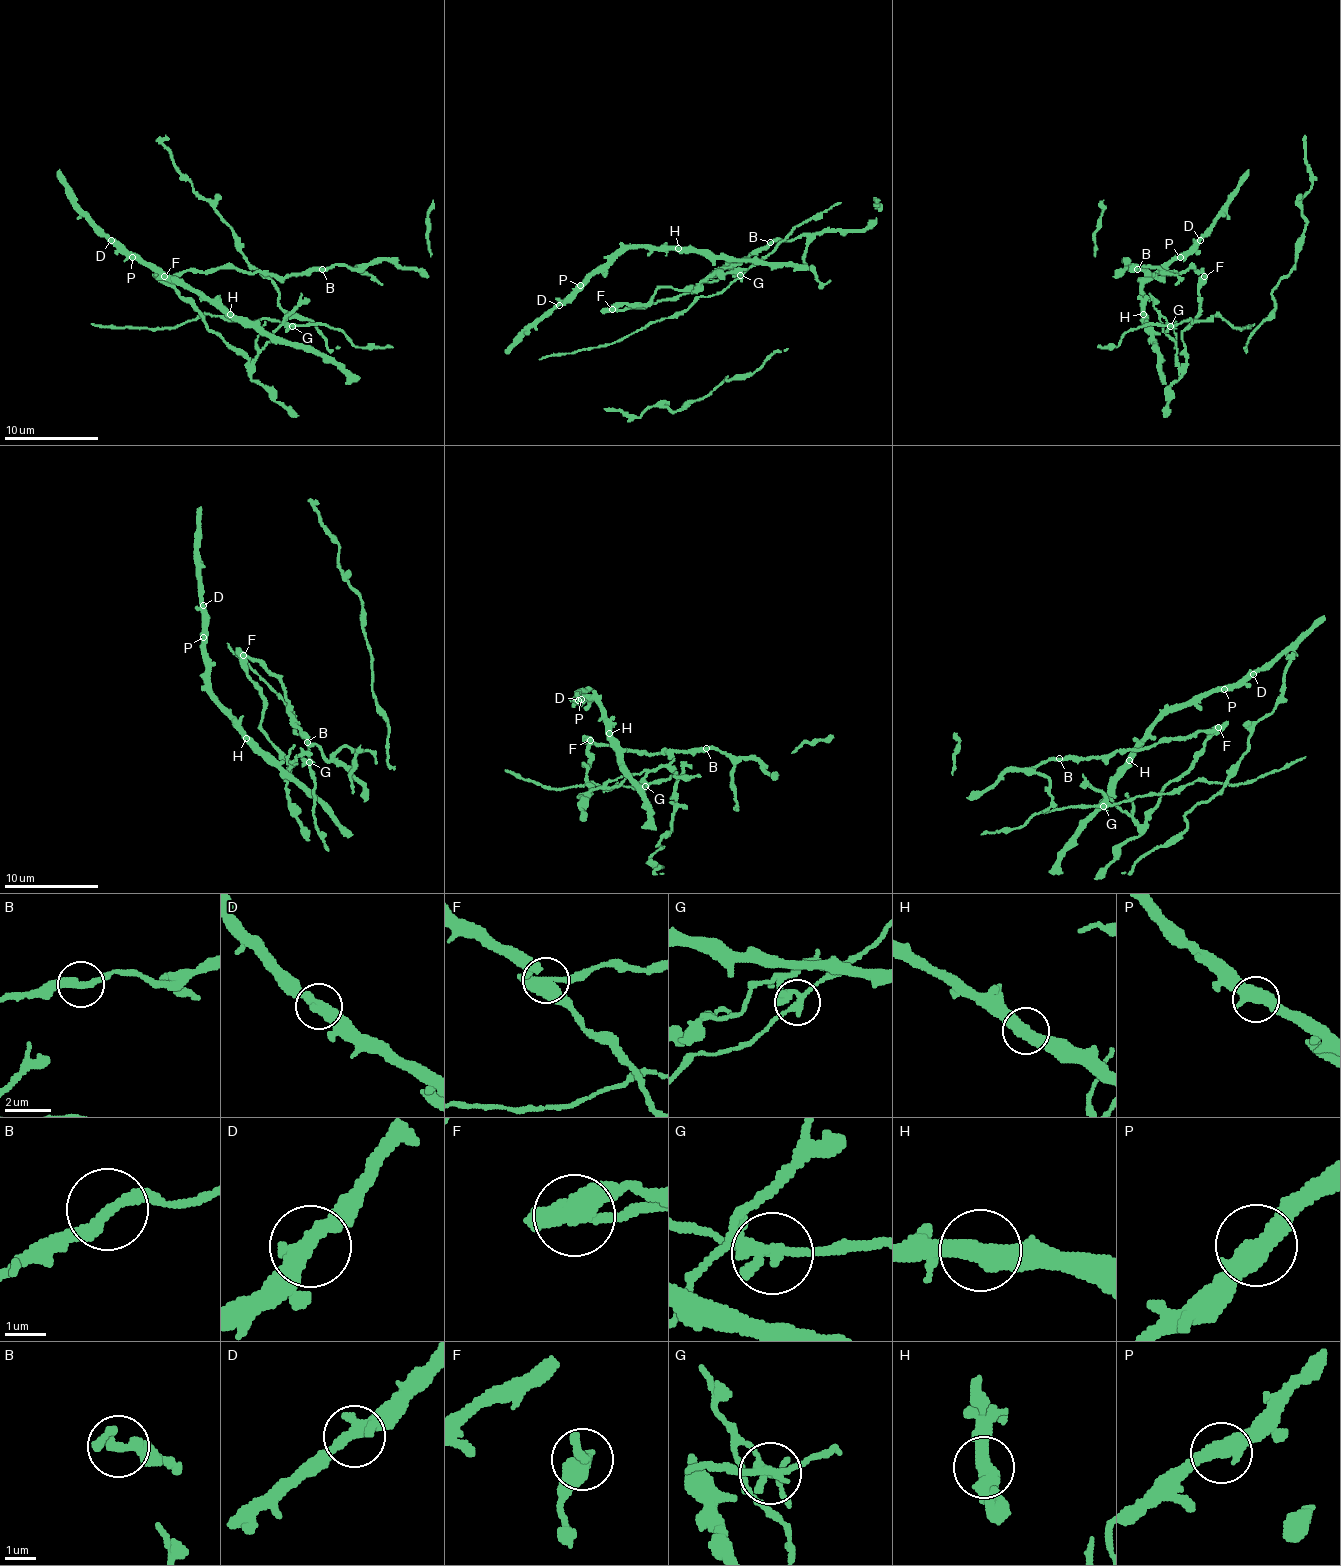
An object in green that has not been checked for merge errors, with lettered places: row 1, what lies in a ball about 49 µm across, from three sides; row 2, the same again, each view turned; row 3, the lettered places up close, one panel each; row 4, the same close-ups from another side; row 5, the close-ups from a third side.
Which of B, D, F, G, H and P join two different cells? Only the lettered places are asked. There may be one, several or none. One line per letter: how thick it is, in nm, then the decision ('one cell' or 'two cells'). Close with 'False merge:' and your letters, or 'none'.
B: 280 nm thick; one cell
D: 440 nm thick; one cell
F: 550 nm thick; two cells
G: 280 nm thick; two cells
H: 500 nm thick; one cell
P: 480 nm thick; one cell
False merge: F, G

